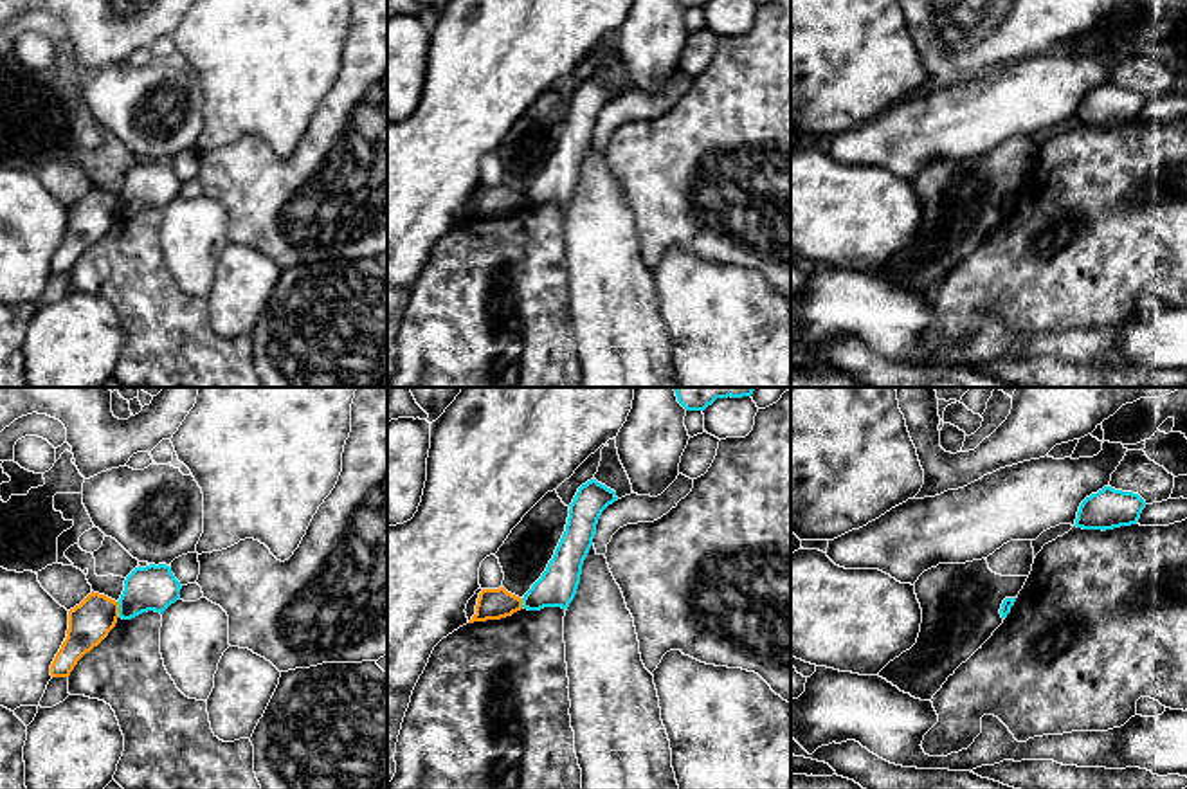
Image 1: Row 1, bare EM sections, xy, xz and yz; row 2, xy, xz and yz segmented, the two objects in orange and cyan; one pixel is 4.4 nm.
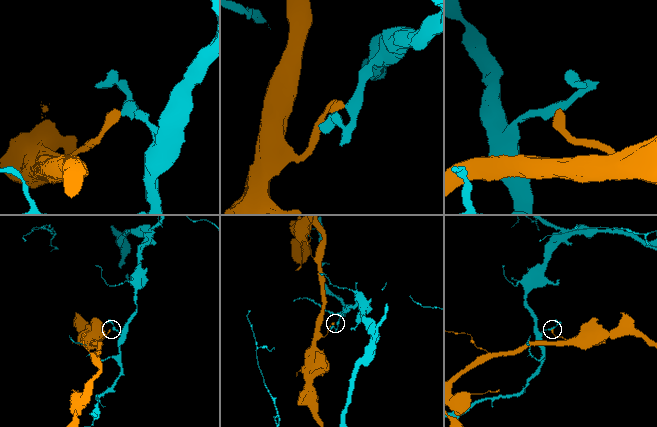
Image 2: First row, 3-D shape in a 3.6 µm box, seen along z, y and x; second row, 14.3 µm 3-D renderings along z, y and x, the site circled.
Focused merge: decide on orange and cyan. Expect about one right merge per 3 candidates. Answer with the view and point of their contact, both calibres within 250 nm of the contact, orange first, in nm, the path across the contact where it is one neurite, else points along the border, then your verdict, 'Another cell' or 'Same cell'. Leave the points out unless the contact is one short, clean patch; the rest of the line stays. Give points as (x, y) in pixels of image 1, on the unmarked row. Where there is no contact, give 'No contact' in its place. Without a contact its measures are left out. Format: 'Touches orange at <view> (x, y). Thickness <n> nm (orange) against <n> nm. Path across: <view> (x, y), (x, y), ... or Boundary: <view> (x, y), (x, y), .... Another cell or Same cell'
Touches orange at xy (117, 206). Thickness 190 nm (orange) against 200 nm. Boundary: xy (116, 199), (119, 213). Another cell

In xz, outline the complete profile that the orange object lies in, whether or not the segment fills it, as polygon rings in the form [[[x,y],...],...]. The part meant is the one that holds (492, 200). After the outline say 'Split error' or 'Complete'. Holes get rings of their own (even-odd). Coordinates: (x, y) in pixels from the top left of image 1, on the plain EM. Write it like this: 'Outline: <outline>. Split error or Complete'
Outline: [[[504,184],[483,186],[477,195],[476,211],[468,220],[501,216],[522,205],[522,195],[508,189]]]. Complete

